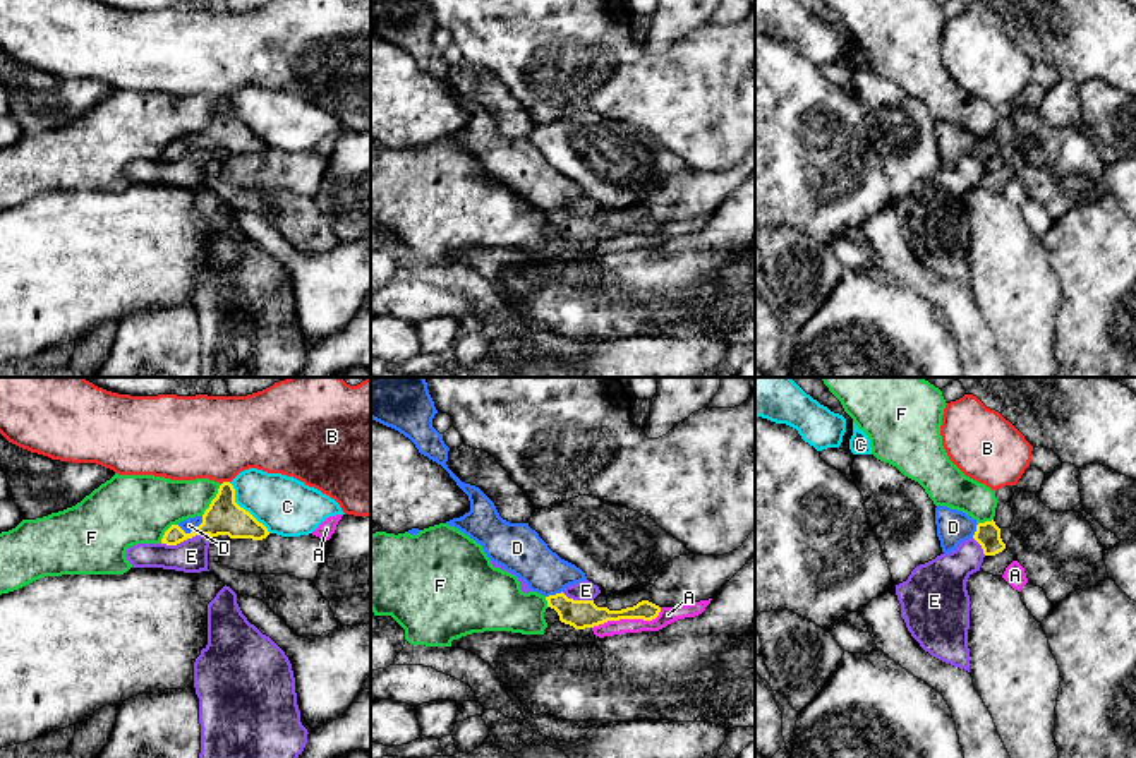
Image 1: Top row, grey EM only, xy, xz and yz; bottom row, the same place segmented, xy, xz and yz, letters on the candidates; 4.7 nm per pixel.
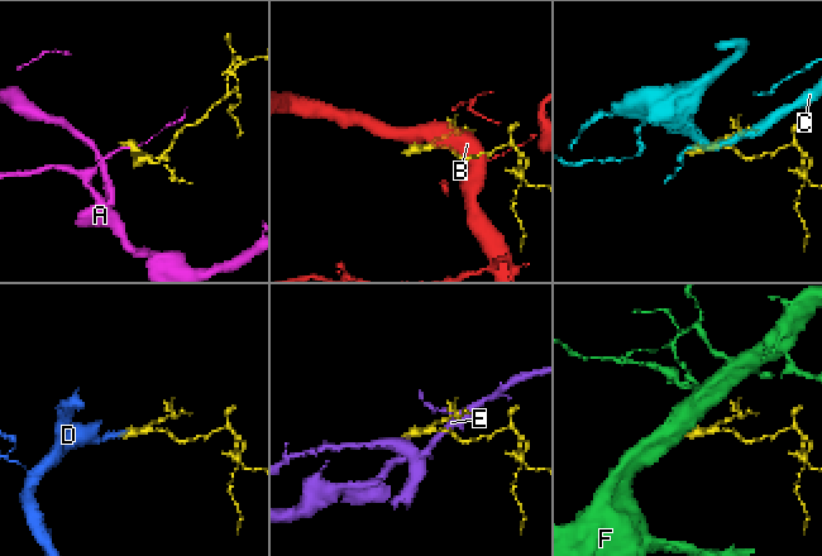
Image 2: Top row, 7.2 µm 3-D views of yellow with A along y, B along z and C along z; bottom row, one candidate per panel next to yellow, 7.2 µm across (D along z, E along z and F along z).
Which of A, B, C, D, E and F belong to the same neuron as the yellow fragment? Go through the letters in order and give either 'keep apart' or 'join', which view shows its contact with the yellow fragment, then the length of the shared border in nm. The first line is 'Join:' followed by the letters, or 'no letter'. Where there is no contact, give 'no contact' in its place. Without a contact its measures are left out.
Join: D
A: keep apart; meets yellow in xz; contact 340 nm long
B: keep apart; meets yellow in xy; contact 40 nm long
C: keep apart; meets yellow in xy; contact 300 nm long
D: join; meets yellow in xy; contact 130 nm long
E: keep apart; meets yellow in xy; contact 240 nm long
F: keep apart; meets yellow in xy; contact 180 nm long

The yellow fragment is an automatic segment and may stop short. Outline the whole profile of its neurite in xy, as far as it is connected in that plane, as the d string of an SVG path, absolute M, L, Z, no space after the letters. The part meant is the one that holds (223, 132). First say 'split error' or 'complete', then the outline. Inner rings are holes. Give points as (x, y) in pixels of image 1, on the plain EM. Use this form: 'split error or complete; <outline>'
split error; M223 98L204 130L172 141L165 147L161 159L177 161L196 151L209 151L211 154L228 151L230 154L263 156L269 147L249 127L235 118L233 101Z

